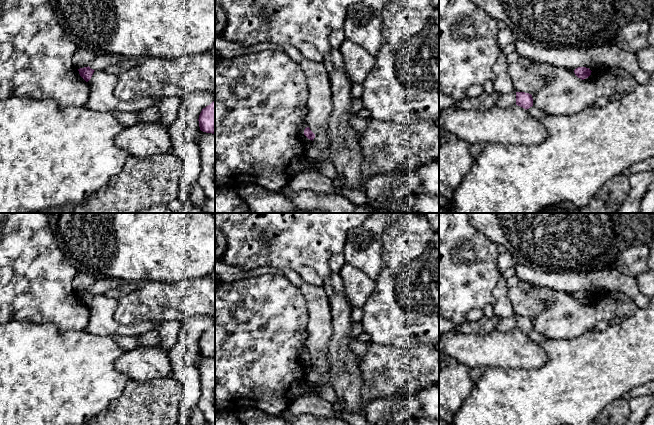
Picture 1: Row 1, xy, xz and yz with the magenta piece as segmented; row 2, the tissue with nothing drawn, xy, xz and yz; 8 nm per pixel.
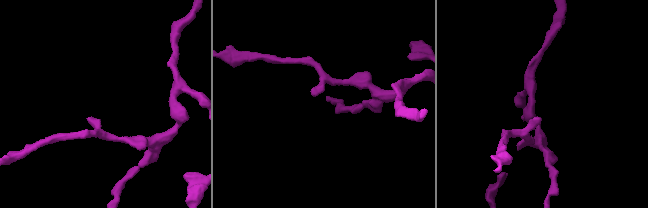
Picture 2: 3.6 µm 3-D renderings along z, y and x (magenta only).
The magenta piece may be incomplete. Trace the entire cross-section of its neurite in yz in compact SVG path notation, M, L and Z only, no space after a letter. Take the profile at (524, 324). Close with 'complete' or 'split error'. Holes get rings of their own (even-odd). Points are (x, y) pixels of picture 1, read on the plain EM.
M516 316L516 329L529 333L533 330L533 322L532 319L525 316Z; complete

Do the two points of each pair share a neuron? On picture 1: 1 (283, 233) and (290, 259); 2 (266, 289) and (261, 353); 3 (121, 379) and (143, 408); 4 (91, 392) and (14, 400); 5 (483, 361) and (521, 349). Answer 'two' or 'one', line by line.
1: one
2: one
3: two
4: one
5: one

